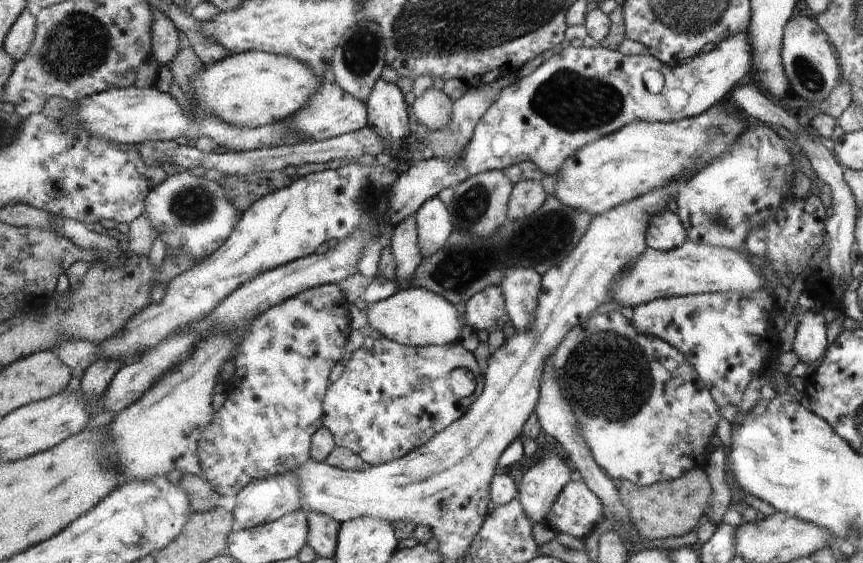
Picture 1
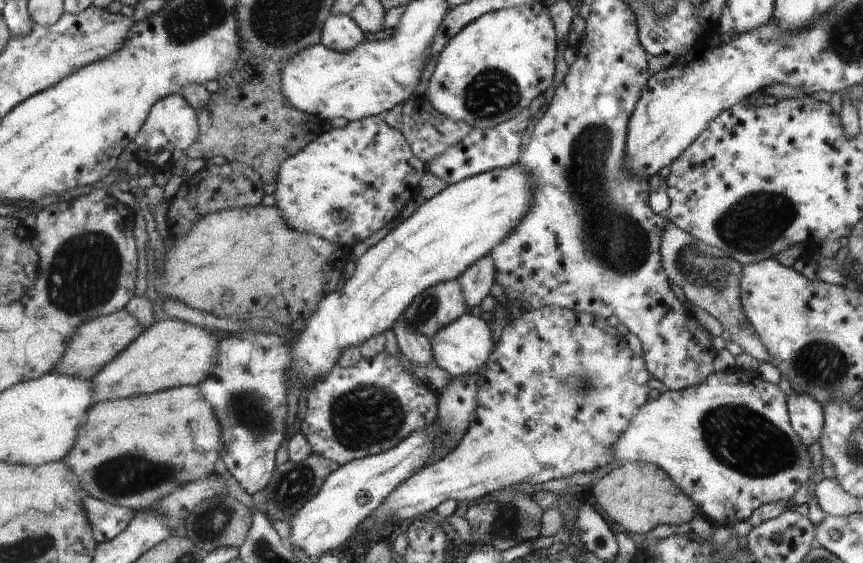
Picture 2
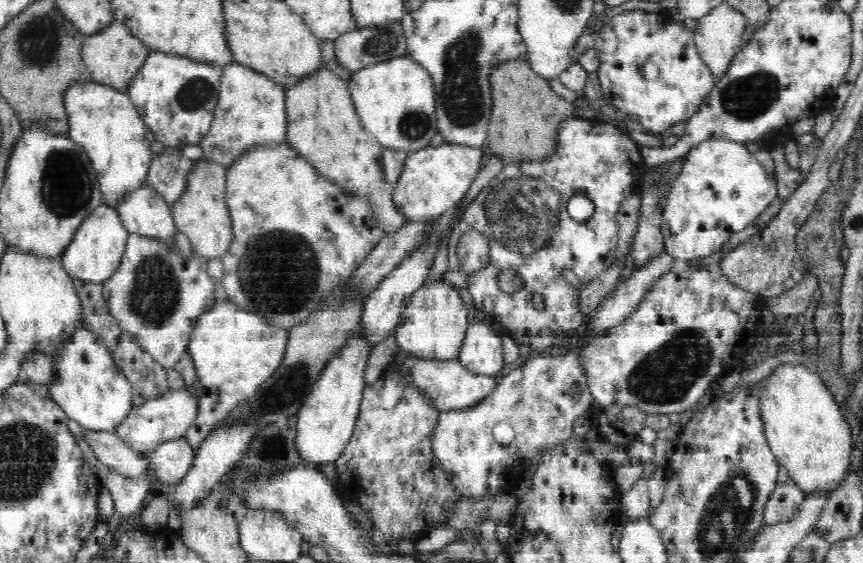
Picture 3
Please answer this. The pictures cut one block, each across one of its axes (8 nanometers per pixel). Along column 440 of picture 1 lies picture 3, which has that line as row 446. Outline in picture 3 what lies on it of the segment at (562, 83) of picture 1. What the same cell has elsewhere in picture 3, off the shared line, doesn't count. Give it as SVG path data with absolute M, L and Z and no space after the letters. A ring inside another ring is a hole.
M185 437L162 442L147 459L155 472L157 481L174 484L178 483L190 468L196 452Z

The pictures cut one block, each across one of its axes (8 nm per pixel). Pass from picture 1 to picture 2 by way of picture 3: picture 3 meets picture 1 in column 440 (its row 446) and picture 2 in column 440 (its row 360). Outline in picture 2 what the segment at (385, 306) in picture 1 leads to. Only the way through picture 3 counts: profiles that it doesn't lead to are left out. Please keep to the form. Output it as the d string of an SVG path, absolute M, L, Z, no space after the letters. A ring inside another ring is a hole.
M469 312L454 323L442 328L438 335L429 340L432 346L433 362L451 378L464 378L464 376L480 375L487 365L492 352L492 332L486 326L486 322L478 316L472 316Z

